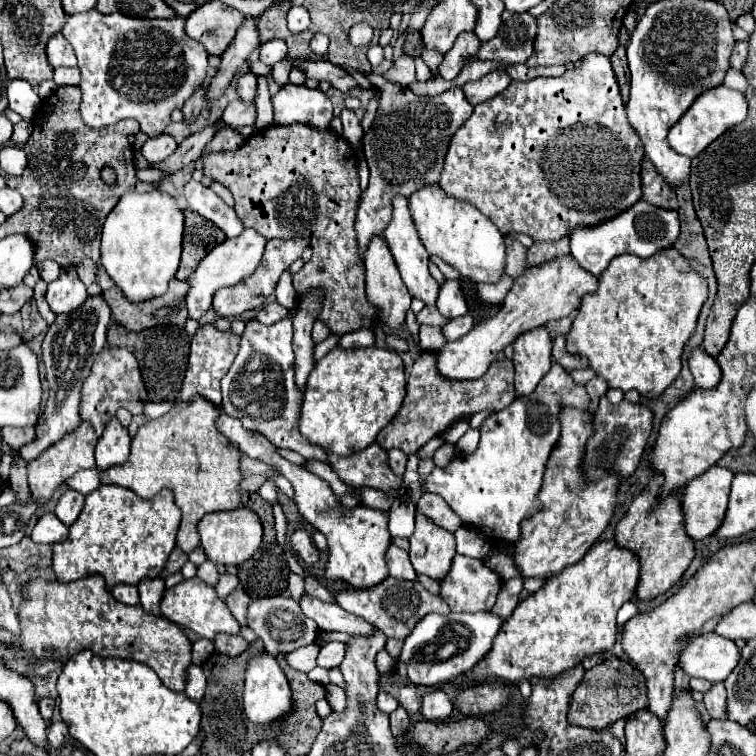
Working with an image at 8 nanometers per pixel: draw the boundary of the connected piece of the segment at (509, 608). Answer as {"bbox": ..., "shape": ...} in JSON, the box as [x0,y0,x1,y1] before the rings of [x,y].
{"bbox":[491,578,523,618],"shape":[[[511,578],[511,580],[503,582],[501,592],[499,592],[497,602],[495,602],[495,606],[491,608],[491,612],[509,618],[511,612],[515,610],[515,606],[519,604],[519,594],[521,594],[521,590],[523,590],[523,578]]]}

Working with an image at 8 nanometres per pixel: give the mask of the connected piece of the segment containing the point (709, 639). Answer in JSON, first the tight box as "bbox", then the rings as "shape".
{"bbox":[677,632,739,682],"shape":[[[711,632],[687,638],[687,646],[677,658],[677,668],[681,668],[689,678],[723,682],[737,662],[739,648],[735,642]]]}

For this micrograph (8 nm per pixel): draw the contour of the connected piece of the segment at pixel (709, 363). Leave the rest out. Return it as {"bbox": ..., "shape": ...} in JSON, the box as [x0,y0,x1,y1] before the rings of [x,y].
{"bbox":[689,348,721,390],"shape":[[[703,348],[691,354],[689,368],[695,378],[695,386],[701,390],[713,390],[713,386],[717,386],[717,382],[721,380],[721,370],[715,358],[711,358]]]}

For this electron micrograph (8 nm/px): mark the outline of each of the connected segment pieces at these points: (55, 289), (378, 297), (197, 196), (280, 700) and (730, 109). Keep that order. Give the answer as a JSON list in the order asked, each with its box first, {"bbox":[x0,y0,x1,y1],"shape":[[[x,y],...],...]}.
[{"bbox":[47,266,87,314],"shape":[[[75,266],[61,270],[61,276],[47,288],[47,304],[55,314],[71,314],[79,310],[87,298],[85,284],[79,280]]]},{"bbox":[365,236,411,328],"shape":[[[377,236],[371,238],[369,250],[365,252],[365,268],[367,268],[367,298],[381,310],[381,322],[389,324],[391,328],[399,328],[405,320],[405,312],[411,304],[411,294],[407,292],[397,264],[393,262],[393,254],[389,254],[389,246],[385,246],[385,238]]]},{"bbox":[183,180,245,238],"shape":[[[189,180],[183,190],[189,208],[193,208],[203,218],[211,220],[215,226],[219,226],[227,238],[237,238],[245,226],[239,222],[235,210],[227,206],[211,188],[203,186],[197,180]]]},{"bbox":[243,652,293,724],"shape":[[[265,652],[251,658],[251,662],[247,666],[245,690],[243,690],[243,710],[245,710],[245,716],[253,724],[273,724],[273,722],[279,722],[279,720],[287,718],[293,712],[291,686],[285,678],[283,670],[279,668],[277,660],[269,654],[265,654]]]},{"bbox":[669,86,747,158],"shape":[[[717,86],[713,90],[709,90],[709,94],[701,94],[701,98],[697,98],[697,102],[693,102],[693,106],[683,114],[683,118],[671,126],[669,130],[669,144],[675,152],[695,158],[699,152],[703,152],[713,140],[717,140],[727,128],[743,122],[747,116],[747,100],[741,92],[737,90],[729,90],[725,86]]]}]

